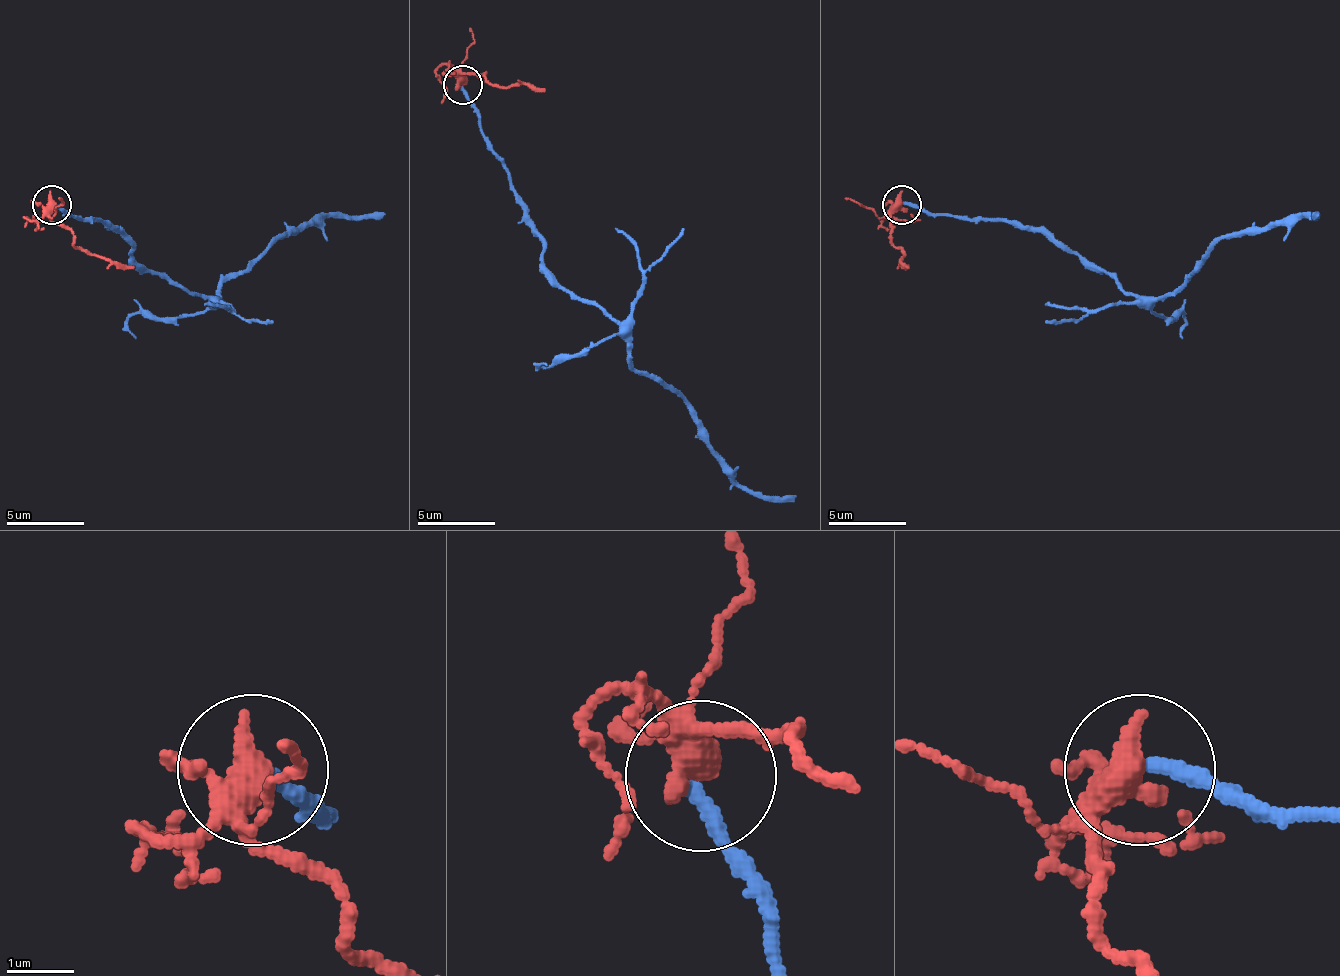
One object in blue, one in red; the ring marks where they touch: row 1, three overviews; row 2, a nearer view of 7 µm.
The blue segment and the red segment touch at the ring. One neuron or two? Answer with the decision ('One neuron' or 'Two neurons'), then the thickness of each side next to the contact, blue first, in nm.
Two neurons. Thickness 240 nm (blue) against 400 nm

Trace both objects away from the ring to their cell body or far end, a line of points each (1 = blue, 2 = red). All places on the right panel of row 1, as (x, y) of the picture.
1: (904, 205), (959, 217), (1005, 217), (1048, 232), (1134, 295), (1173, 295), (1224, 236), (1314, 213)
2: (900, 205), (892, 217), (892, 244), (904, 256), (900, 260), (908, 267)

